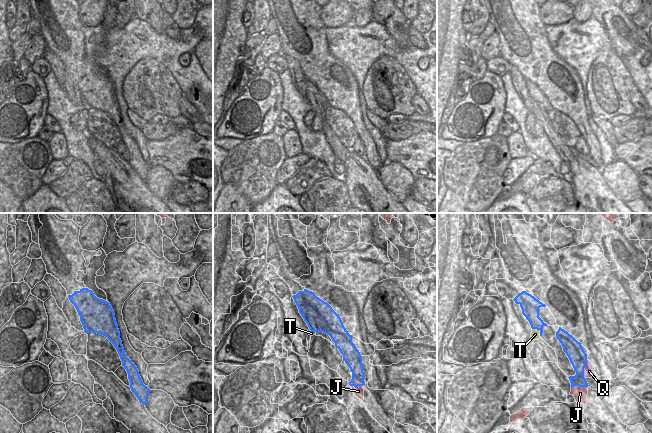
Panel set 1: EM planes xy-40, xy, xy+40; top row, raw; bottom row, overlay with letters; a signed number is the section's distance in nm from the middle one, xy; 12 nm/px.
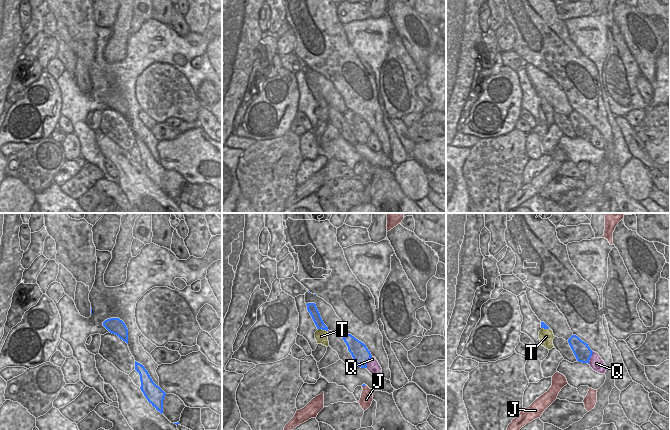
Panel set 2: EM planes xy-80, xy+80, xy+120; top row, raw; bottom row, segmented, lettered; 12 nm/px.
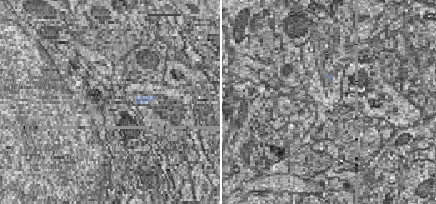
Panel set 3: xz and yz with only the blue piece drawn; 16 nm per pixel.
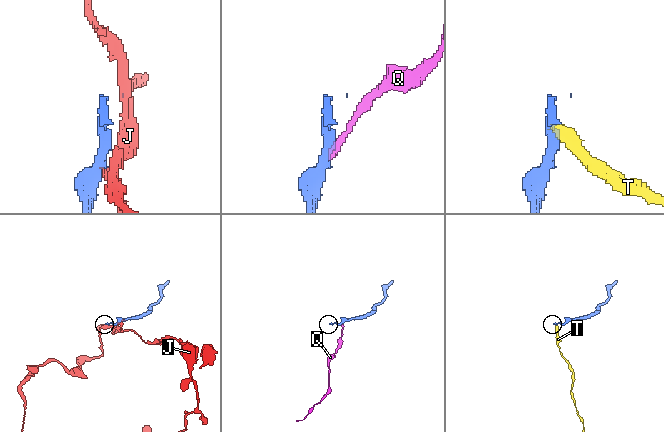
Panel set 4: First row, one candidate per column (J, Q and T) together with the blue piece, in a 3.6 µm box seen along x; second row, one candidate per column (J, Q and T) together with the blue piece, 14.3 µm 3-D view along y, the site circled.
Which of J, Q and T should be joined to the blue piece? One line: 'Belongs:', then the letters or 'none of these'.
Belongs: none of these

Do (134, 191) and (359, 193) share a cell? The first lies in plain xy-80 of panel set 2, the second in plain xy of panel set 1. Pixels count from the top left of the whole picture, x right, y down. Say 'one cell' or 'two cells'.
one cell

